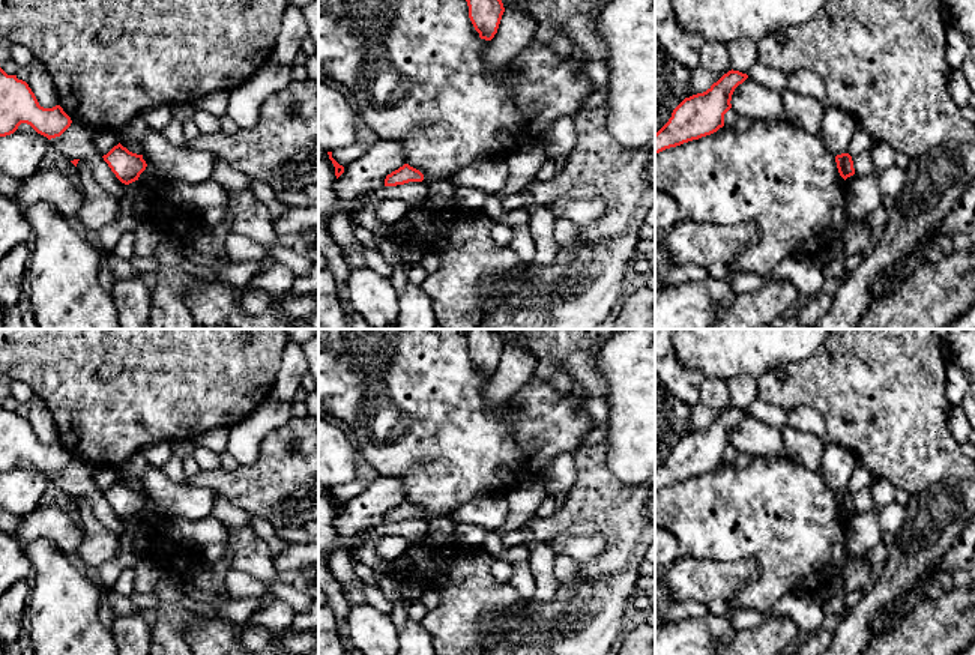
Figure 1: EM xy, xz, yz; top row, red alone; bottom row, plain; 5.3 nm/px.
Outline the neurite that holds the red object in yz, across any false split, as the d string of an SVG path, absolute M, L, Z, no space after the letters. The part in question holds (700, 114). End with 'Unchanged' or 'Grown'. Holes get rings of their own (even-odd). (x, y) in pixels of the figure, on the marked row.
M732 69L706 92L685 98L655 134L655 153L711 135L723 128L724 114L732 108L732 95L747 78L747 74Z. Unchanged

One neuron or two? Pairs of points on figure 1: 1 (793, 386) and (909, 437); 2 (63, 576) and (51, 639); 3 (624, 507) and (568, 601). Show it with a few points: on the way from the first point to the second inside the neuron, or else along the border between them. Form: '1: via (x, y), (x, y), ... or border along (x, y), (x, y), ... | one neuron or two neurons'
1: via (822, 386), (855, 386), (881, 409) | one neuron
2: via (62, 591), (62, 624) | one neuron
3: via (624, 531), (624, 549), (592, 580) | one neuron

